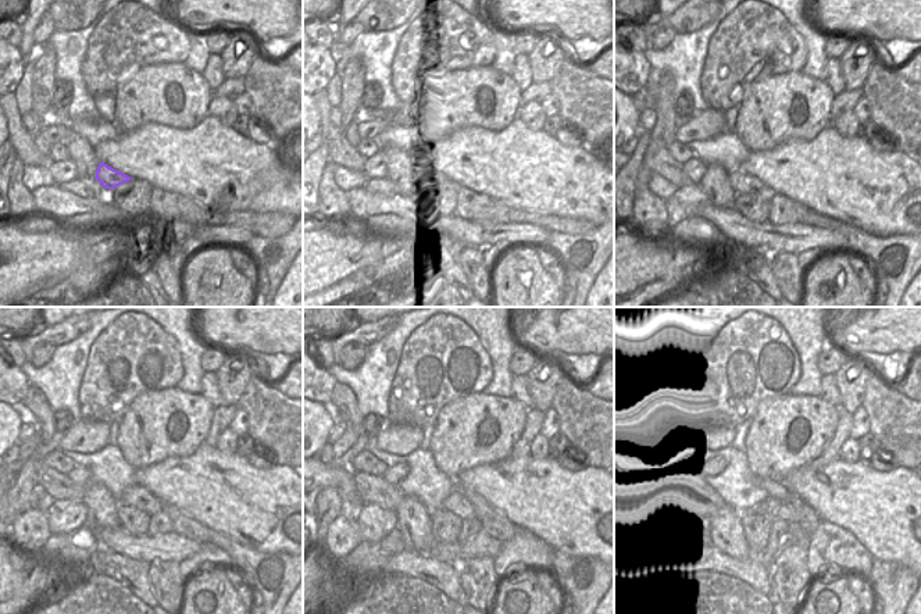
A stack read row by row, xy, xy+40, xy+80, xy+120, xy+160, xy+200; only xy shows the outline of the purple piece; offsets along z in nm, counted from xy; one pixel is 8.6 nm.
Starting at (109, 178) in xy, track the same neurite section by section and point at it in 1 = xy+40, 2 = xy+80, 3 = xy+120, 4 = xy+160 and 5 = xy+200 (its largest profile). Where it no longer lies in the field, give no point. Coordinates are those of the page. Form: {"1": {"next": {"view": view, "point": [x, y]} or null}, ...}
{"1": {"next": {"view": "xy+40", "point": [425, 179]}}, "2": {"next": {"view": "xy+80", "point": [743, 184]}}, "3": {"next": {"view": "xy+120", "point": [138, 496]}}, "4": {"next": {"view": "xy+160", "point": [456, 502]}}, "5": {"next": {"view": "xy+200", "point": [777, 510]}}}

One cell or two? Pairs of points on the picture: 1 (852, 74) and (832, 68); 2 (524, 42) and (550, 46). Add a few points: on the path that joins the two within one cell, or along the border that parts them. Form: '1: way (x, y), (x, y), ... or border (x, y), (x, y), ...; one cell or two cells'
1: border (838, 59), (842, 82), (846, 89); two cells
2: border (538, 36), (534, 47), (527, 54); two cells

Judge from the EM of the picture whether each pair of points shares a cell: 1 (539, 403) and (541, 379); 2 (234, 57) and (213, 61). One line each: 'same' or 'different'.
1: same
2: different

